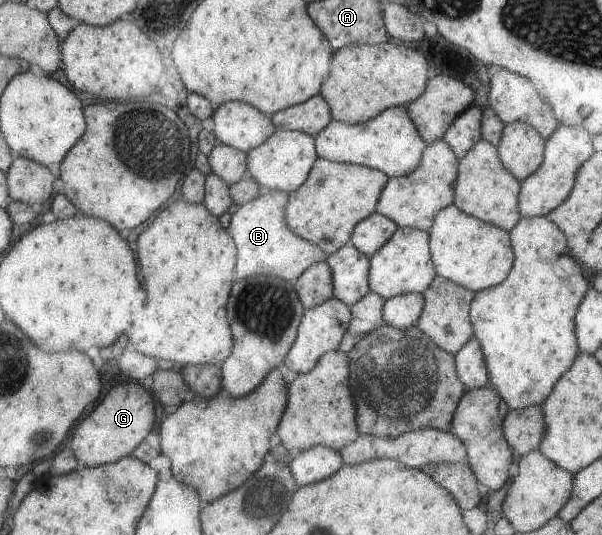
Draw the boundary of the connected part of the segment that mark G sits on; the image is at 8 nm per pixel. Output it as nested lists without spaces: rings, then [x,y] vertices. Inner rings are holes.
[[[124,382],[112,388],[97,408],[78,424],[73,438],[68,442],[67,446],[79,460],[78,468],[112,464],[133,455],[155,426],[155,404],[153,393],[143,384]]]

